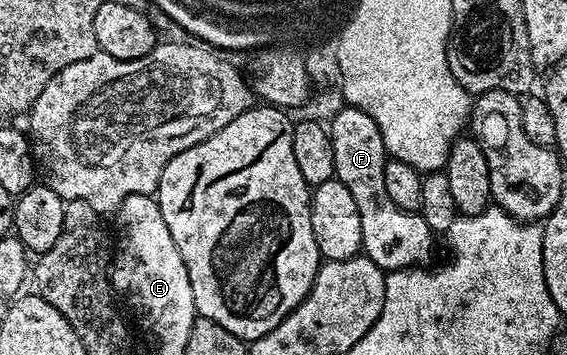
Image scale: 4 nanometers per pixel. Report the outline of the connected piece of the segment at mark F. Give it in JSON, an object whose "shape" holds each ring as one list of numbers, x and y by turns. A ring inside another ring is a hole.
{"shape":[[344,105,328,122,332,140,332,156,336,156,334,176,348,188,360,212,361,253,382,271,409,270,427,265,434,250,436,235,428,228,421,213,404,212,388,196,384,185,384,164,388,161,386,145,376,128,376,120,366,110]]}

